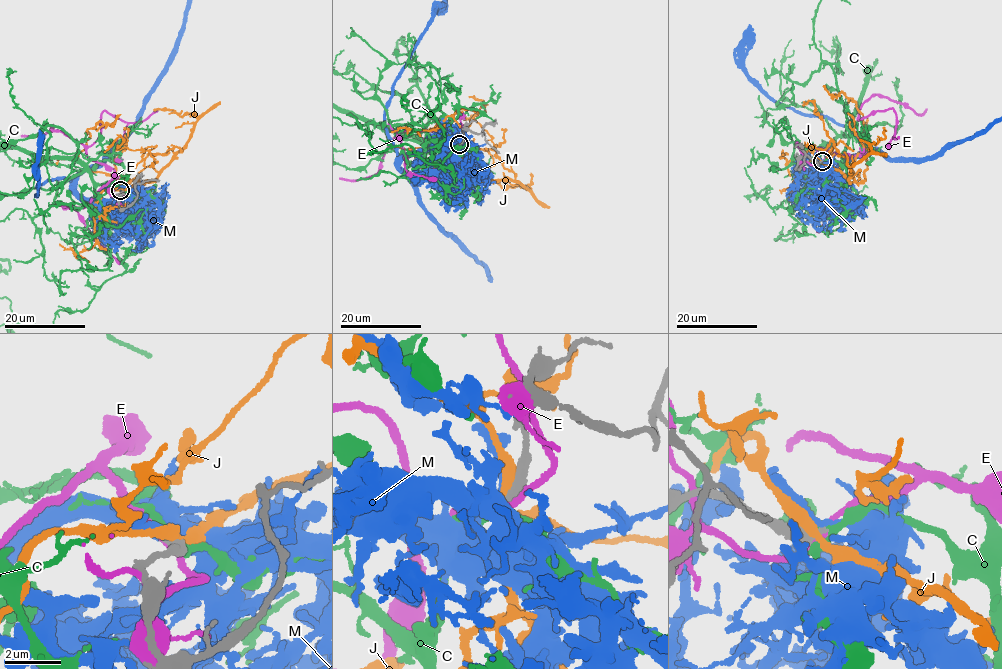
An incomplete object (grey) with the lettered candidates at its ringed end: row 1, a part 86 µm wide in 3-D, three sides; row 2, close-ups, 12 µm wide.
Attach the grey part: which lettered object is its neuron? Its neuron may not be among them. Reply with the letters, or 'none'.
C

